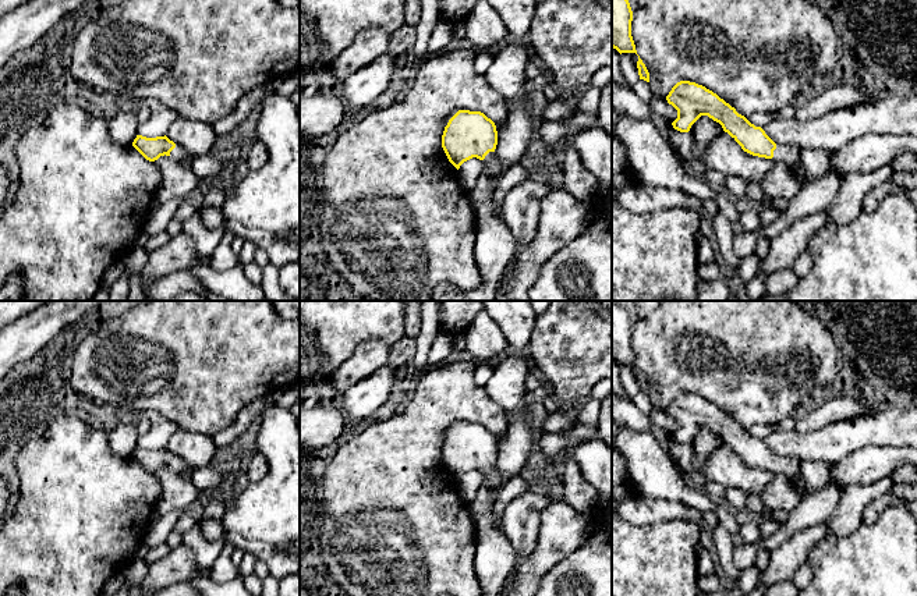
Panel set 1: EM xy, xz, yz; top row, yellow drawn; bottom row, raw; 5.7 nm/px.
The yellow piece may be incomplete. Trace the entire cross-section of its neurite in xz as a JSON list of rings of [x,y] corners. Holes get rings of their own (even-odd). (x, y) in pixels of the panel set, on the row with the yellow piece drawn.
[[[458,110],[442,135],[442,148],[457,170],[464,162],[477,157],[482,162],[482,173],[506,171],[495,157],[496,145],[496,125],[481,111]]]

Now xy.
[[[137,135],[132,142],[132,146],[149,162],[157,160],[160,156],[170,156],[174,162],[181,163],[187,159],[187,150],[176,145],[166,135],[156,138],[146,138]]]

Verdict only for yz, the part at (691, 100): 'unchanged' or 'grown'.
grown

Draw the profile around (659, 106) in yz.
[[[652,97],[648,104],[654,114],[663,117],[669,123],[673,123],[677,118],[677,110],[669,104],[666,99]]]

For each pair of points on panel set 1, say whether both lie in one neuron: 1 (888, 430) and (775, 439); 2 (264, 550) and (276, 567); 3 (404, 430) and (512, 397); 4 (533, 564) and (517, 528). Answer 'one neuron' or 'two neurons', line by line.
1: one neuron
2: one neuron
3: two neurons
4: two neurons

